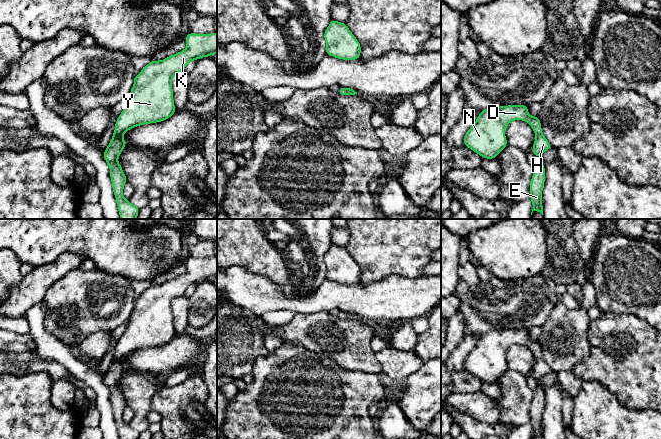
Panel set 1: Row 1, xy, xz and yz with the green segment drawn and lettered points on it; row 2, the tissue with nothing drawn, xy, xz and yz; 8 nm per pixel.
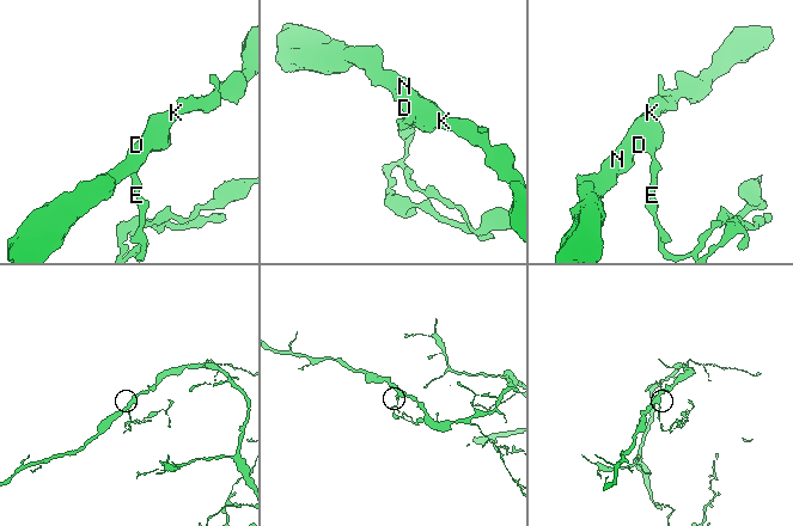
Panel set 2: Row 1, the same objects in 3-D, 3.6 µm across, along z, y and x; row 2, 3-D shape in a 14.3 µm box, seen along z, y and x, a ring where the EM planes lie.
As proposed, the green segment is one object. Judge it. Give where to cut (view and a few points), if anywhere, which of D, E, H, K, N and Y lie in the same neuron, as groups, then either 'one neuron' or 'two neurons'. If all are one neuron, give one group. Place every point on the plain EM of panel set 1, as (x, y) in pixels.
no cut; D E H K N Y; one neuron

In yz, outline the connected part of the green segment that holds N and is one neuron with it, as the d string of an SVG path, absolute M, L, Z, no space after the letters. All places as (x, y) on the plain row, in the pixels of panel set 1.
M528 329L491 330L479 337L463 368L485 383L495 383L507 371L505 354L513 344L526 345L535 356L532 376L538 382L552 370L544 361L538 340L528 339Z

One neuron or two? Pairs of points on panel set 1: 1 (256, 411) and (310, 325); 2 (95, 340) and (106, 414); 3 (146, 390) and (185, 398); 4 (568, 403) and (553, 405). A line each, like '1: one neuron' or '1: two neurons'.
1: two neurons
2: two neurons
3: two neurons
4: two neurons

